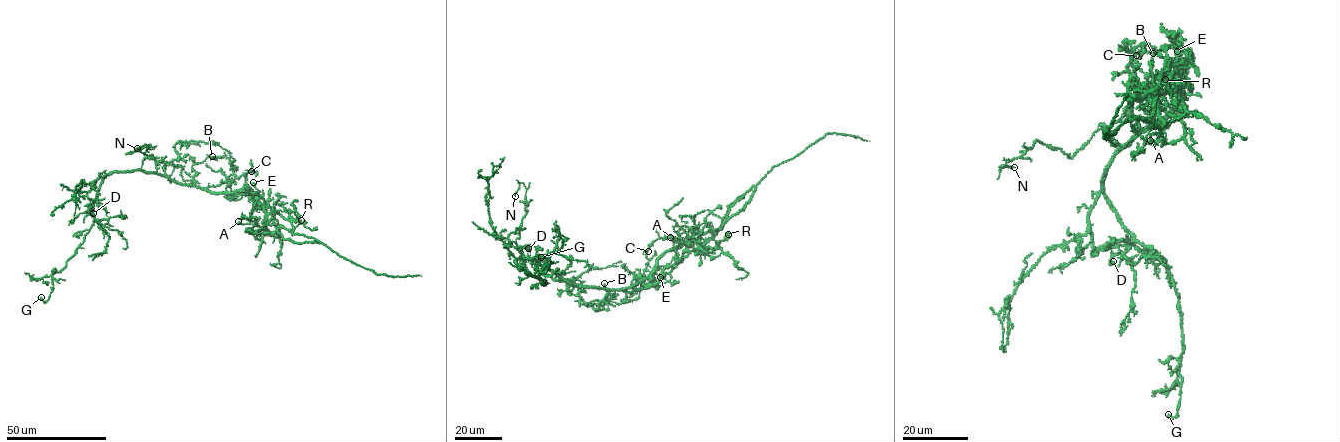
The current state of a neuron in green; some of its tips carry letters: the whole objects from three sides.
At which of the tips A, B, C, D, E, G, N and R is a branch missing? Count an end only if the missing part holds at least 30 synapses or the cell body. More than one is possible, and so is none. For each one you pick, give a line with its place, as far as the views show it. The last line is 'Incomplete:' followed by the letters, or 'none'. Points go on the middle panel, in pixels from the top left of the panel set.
Incomplete: none

